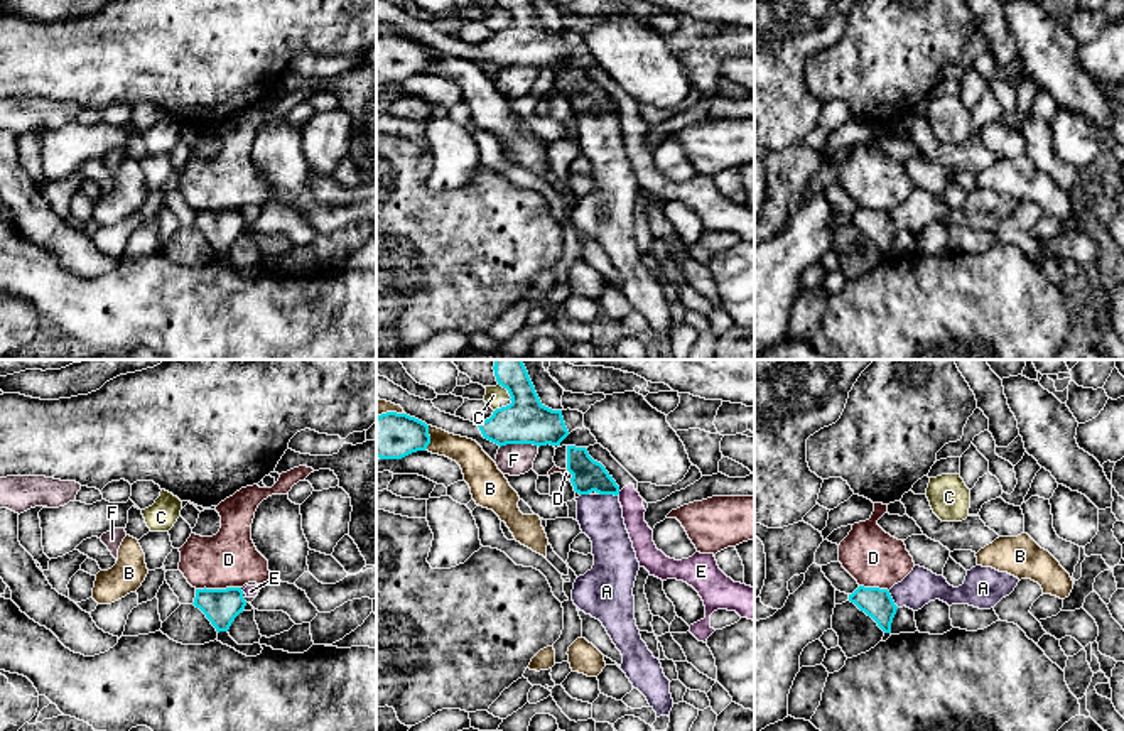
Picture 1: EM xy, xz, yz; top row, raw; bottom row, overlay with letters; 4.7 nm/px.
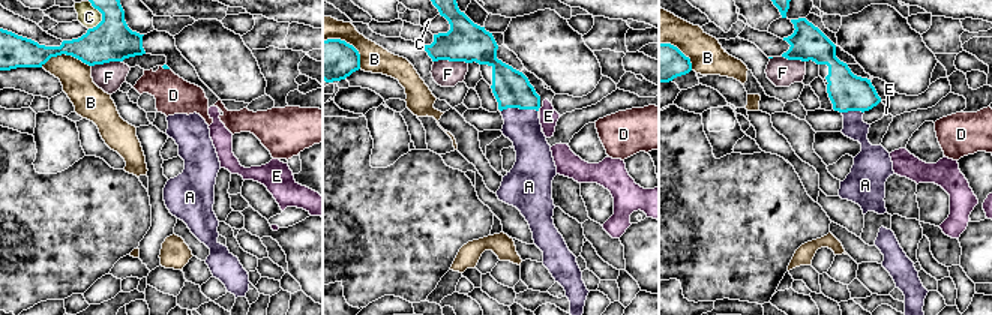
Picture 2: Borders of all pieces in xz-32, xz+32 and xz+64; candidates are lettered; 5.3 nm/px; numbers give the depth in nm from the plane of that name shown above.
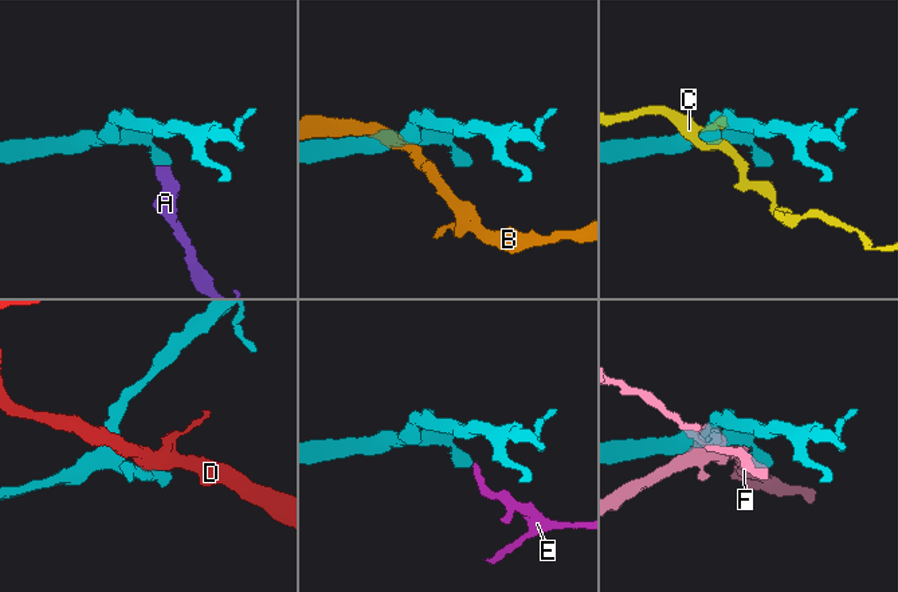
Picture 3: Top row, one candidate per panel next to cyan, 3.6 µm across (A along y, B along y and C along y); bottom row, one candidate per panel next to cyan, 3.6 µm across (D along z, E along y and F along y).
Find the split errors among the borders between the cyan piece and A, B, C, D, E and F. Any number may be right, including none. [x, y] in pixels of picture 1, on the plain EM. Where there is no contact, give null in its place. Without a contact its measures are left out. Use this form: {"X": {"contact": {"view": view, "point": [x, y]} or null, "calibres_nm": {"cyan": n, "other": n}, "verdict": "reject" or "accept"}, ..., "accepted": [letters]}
{"A": {"contact": {"view": "xz", "point": [608, 115]}, "calibres_nm": {"cyan": 160, "other": 200}, "verdict": "accept"}, "B": {"contact": {"view": "xz", "point": [429, 59]}, "calibres_nm": {"cyan": 220, "other": 140}, "verdict": "reject"}, "C": {"contact": {"view": "xz", "point": [507, 10]}, "calibres_nm": {"cyan": 220, "other": 80}, "verdict": "reject"}, "D": {"contact": {"view": "xy", "point": [218, 211]}, "calibres_nm": {"cyan": 170, "other": 280}, "verdict": "reject"}, "E": {"contact": {"view": "xz", "point": [618, 115]}, "calibres_nm": {"cyan": 160, "other": 110}, "verdict": "reject"}, "F": {"contact": {"view": "xz", "point": [518, 64]}, "calibres_nm": {"cyan": 220, "other": 150}, "verdict": "reject"}, "accepted": ["A"]}

